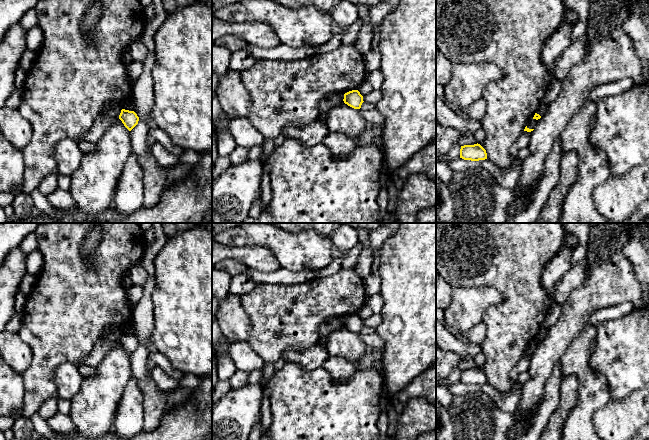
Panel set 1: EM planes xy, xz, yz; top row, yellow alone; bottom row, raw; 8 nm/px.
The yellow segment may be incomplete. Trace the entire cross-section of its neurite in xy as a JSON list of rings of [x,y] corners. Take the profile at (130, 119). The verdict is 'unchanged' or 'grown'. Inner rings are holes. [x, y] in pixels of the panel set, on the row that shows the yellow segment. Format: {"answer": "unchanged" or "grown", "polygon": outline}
{"answer": "unchanged", "polygon": [[[125,109],[121,110],[119,119],[122,121],[124,126],[129,131],[131,131],[138,124],[138,121],[139,121],[139,117],[137,116],[137,114],[134,111],[129,111],[129,110],[125,110]]]}

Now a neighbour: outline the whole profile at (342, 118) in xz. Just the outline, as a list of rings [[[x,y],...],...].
[[[341,101],[329,110],[327,127],[331,133],[360,138],[366,129],[366,121],[361,116],[359,109],[354,109]]]

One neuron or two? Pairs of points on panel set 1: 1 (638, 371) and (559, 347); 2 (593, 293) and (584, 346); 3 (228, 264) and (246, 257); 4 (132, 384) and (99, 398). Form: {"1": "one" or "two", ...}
{"1": "two", "2": "two", "3": "two", "4": "two"}

